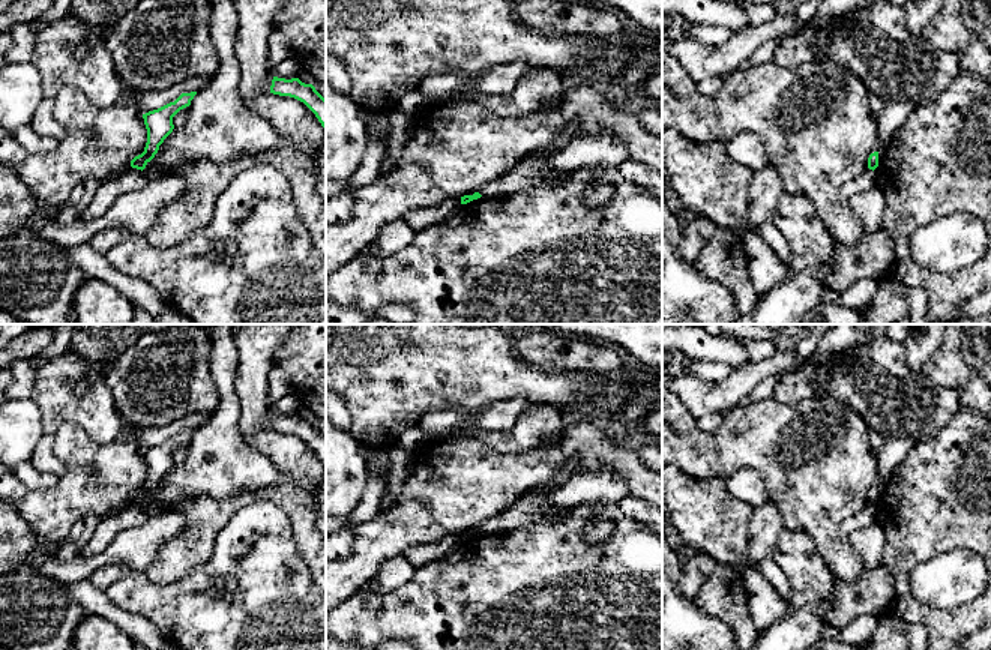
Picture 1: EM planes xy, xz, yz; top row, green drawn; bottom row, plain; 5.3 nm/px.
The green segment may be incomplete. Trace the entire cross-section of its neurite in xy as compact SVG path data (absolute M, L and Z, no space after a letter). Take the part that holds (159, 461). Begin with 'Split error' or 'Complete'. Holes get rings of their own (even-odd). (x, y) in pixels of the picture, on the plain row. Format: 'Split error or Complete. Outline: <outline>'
Complete. Outline: M197 428L182 429L174 438L170 438L158 446L143 450L147 465L147 479L144 488L131 497L131 503L144 506L146 501L155 494L159 482L173 468L173 453L183 444L191 441Z

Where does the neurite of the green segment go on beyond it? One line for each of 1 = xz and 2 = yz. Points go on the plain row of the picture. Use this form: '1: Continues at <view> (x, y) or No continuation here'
1: No continuation here
2: No continuation here

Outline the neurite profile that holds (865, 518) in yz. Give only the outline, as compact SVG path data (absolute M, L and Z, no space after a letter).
M868 504L860 512L850 518L845 518L841 522L841 533L850 536L856 530L871 527L872 524L875 524L874 507Z

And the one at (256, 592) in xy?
M267 500L242 507L219 531L210 558L188 575L155 584L146 572L131 569L105 593L120 609L152 621L165 642L182 650L326 650L326 591L315 585L294 543L288 515Z

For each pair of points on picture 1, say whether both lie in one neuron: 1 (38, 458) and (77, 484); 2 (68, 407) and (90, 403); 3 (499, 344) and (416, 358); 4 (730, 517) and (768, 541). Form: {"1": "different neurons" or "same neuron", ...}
{"1": "different neurons", "2": "same neuron", "3": "same neuron", "4": "different neurons"}

